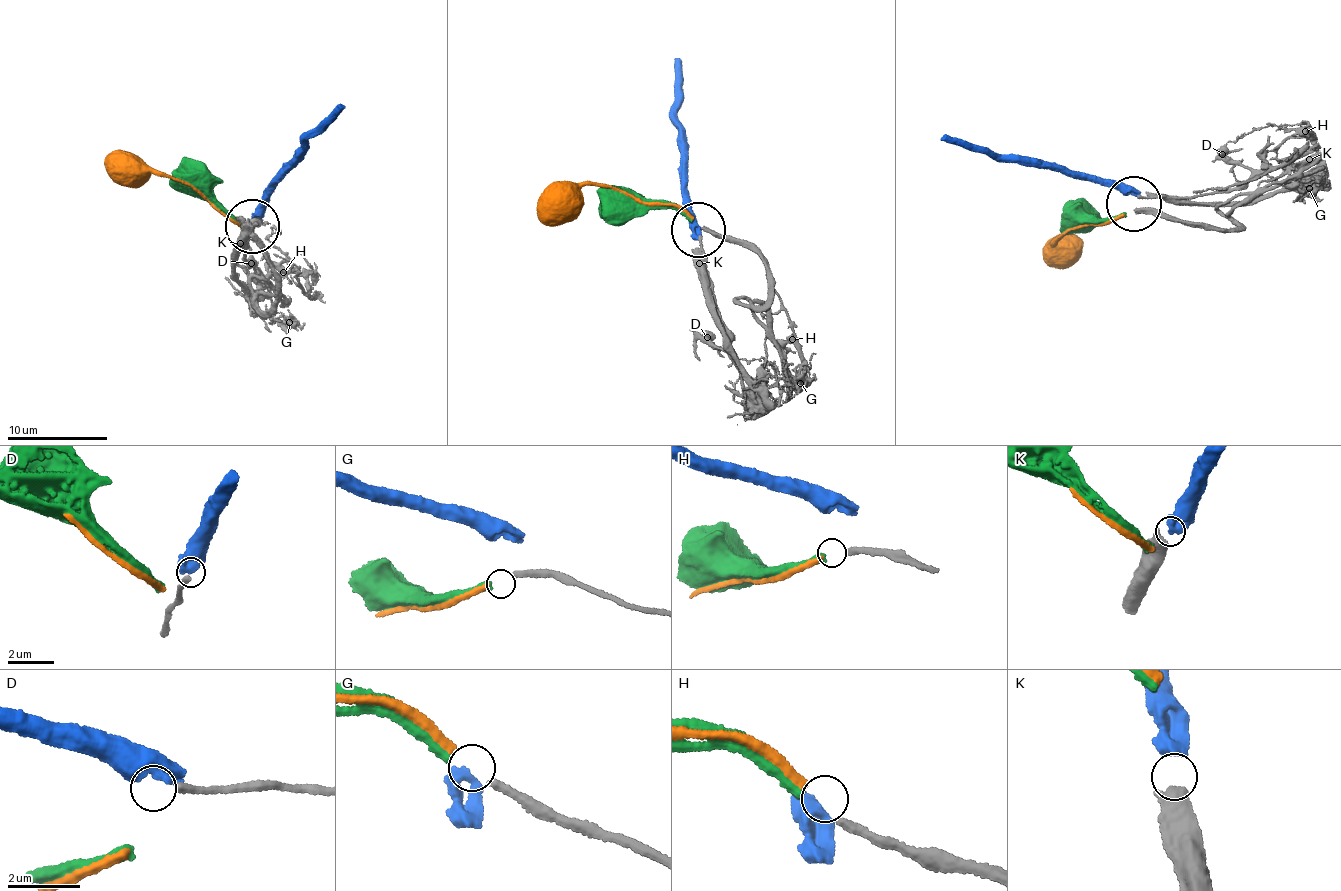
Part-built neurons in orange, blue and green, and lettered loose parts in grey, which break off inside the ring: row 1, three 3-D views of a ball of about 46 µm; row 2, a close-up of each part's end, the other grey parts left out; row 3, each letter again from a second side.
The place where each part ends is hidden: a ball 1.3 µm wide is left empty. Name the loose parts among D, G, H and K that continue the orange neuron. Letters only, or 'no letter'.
G

